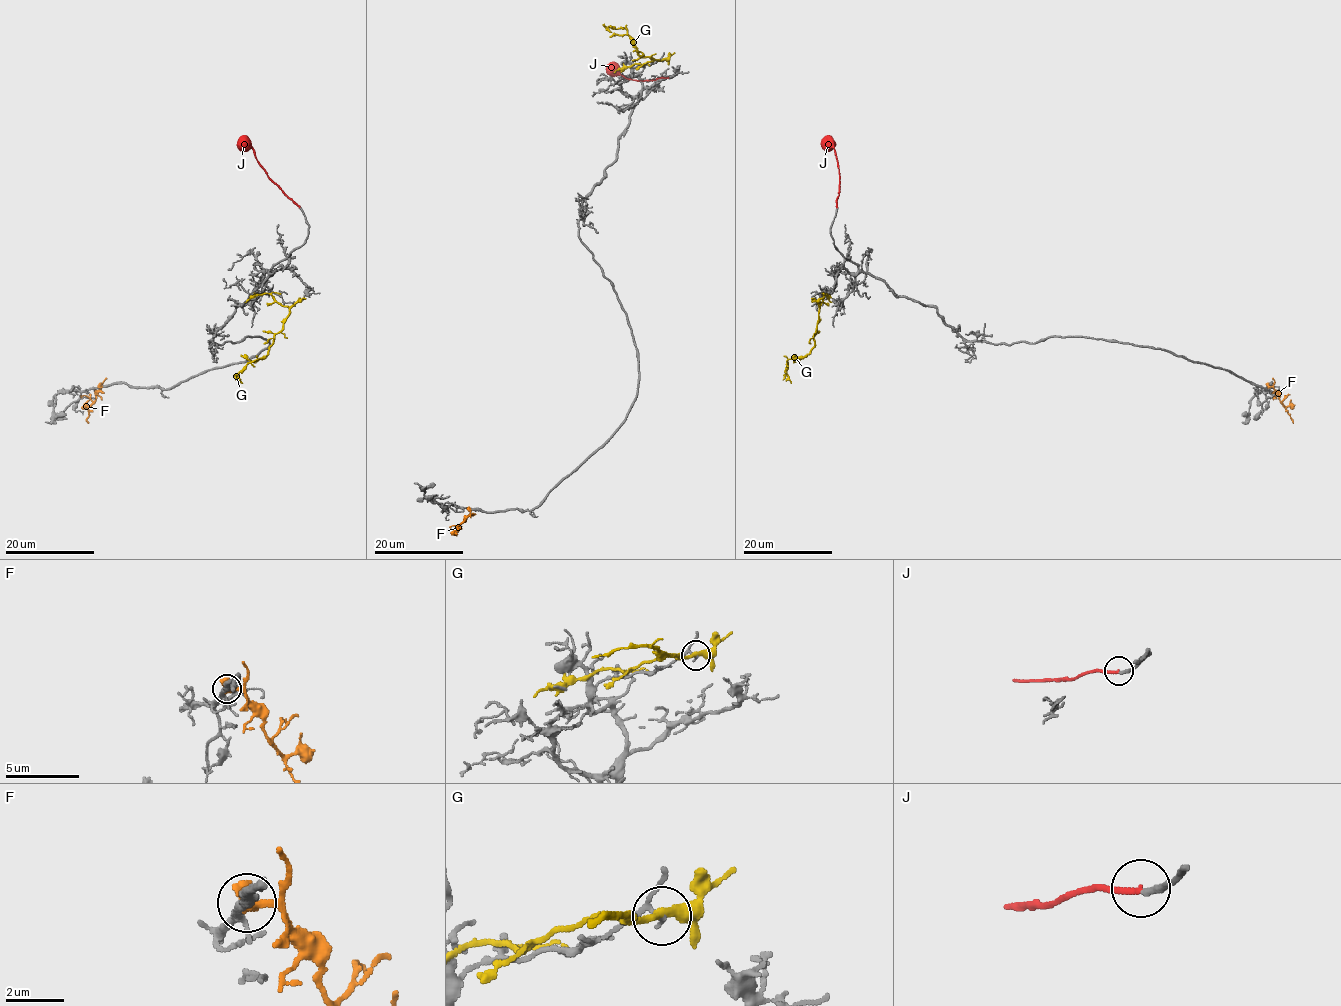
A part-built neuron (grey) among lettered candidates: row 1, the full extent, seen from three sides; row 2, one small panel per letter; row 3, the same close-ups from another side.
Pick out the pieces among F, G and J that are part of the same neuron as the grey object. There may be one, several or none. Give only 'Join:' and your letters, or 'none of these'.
Join: J

